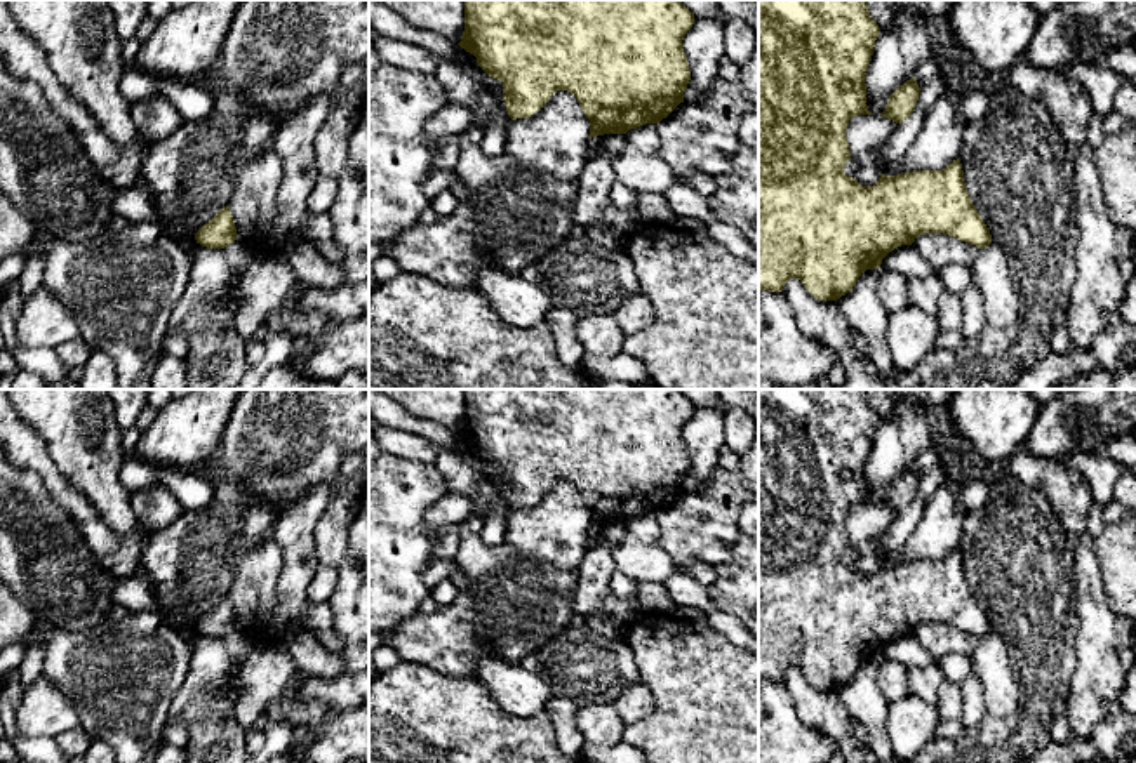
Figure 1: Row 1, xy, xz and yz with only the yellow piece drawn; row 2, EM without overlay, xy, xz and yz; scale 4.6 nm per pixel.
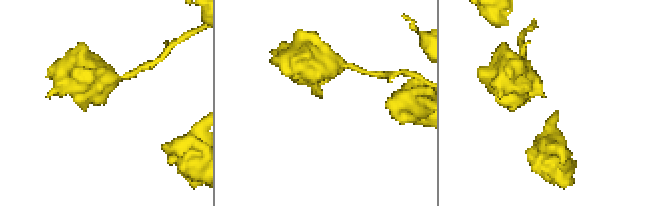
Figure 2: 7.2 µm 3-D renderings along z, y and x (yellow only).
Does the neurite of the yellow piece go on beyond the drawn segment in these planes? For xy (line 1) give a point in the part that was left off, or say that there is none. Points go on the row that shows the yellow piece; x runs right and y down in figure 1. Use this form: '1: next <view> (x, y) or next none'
1: next none

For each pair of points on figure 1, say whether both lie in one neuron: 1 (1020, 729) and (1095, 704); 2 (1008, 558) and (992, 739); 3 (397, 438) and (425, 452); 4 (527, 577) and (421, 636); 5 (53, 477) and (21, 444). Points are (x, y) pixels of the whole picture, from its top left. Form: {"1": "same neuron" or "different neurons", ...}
{"1": "different neurons", "2": "same neuron", "3": "same neuron", "4": "same neuron", "5": "same neuron"}

